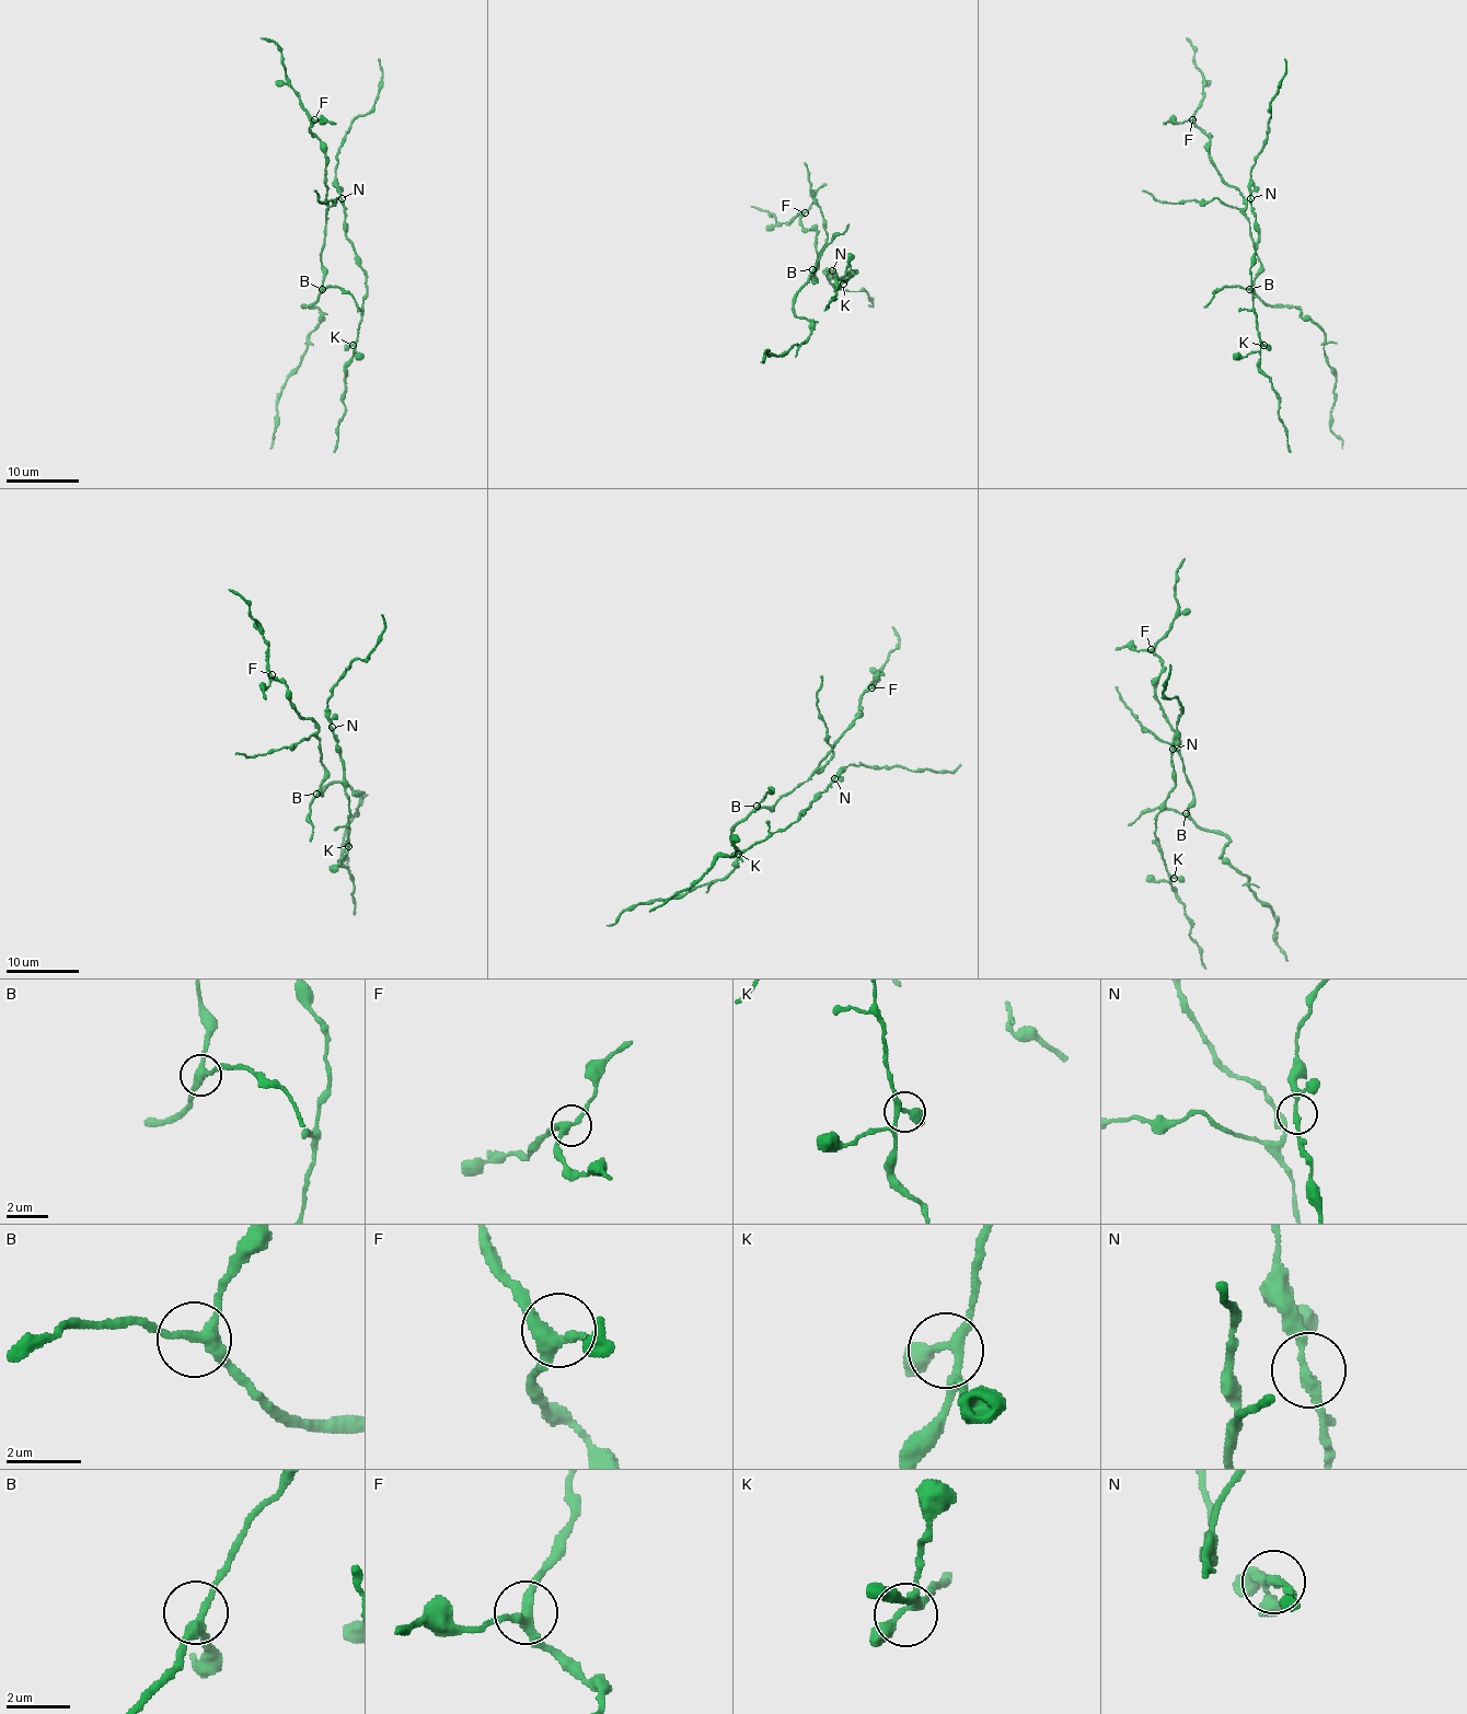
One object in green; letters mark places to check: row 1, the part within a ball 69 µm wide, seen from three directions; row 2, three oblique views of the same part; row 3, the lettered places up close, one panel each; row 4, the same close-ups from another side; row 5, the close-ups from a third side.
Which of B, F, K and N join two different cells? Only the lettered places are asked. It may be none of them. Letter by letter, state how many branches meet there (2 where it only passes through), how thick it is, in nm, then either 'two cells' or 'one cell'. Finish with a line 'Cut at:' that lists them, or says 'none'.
B: branches 3; calibre 280 nm; one cell
F: branches 3; calibre 320 nm; one cell
K: branches 3; calibre 280 nm; one cell
N: branches 3; calibre 180 nm; one cell
Cut at: none

